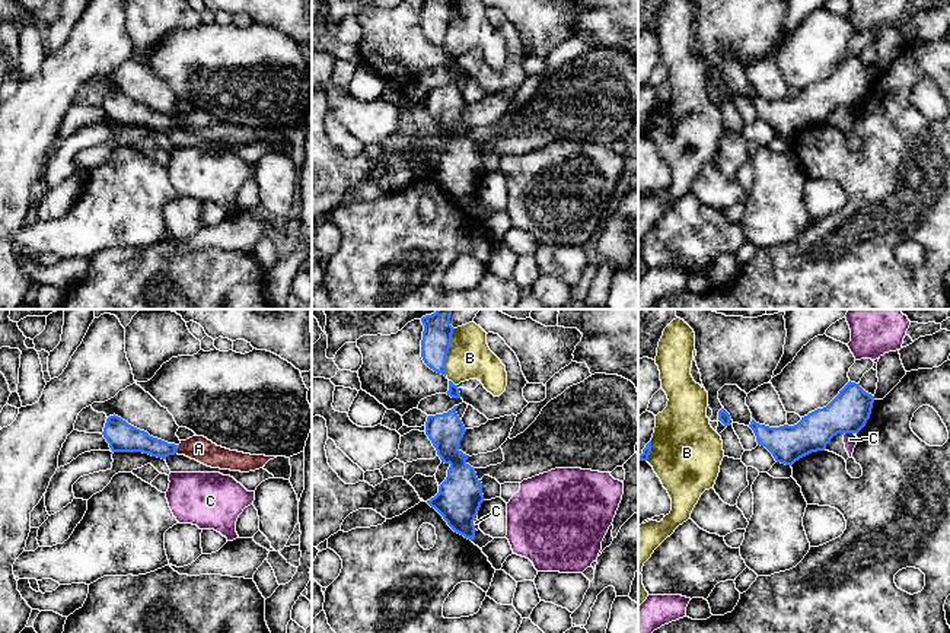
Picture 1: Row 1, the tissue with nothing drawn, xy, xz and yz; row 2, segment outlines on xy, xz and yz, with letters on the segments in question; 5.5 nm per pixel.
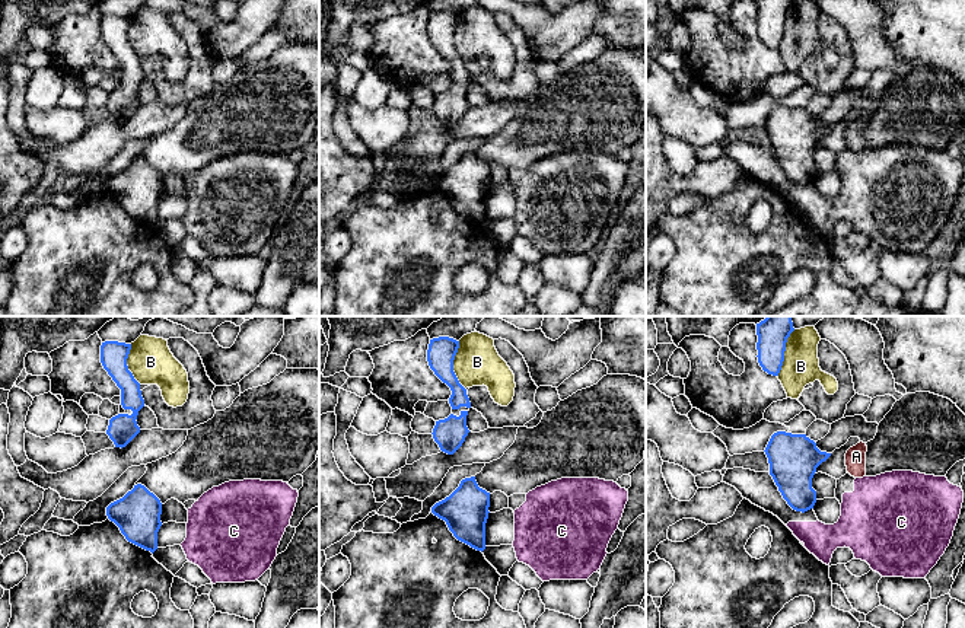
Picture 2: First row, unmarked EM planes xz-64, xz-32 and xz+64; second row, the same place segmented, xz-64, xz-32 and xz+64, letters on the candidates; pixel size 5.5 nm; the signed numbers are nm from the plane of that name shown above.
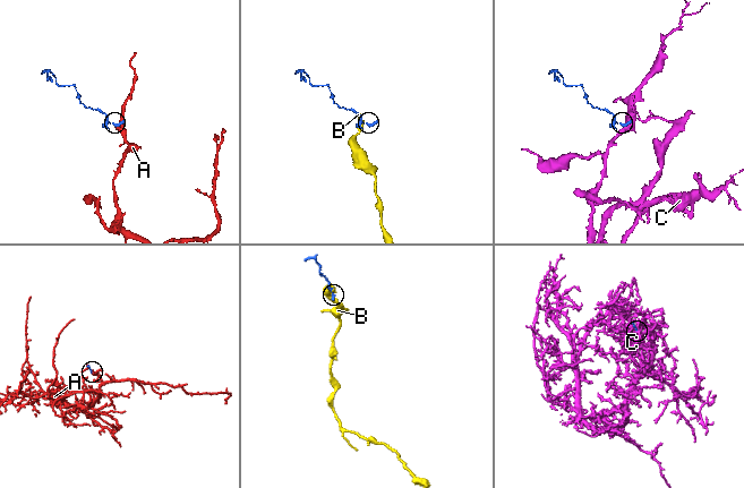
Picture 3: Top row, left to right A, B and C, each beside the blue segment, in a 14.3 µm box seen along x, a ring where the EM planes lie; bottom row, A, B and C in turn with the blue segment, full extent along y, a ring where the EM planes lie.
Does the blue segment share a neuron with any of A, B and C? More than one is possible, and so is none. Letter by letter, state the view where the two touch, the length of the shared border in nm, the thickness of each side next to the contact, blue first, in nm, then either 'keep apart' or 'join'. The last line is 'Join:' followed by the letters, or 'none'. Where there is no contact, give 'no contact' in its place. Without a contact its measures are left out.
A: meets blue in xy; contact 50 nm long; 140 nm thick on the blue side, 140 nm on the other; join
B: meets blue in xz; contact 280 nm long; 160 nm thick on the blue side, 240 nm on the other; keep apart
C: meets blue in yz; contact 50 nm long; 220 nm thick on the blue side, 80 nm on the other; keep apart
Join: A

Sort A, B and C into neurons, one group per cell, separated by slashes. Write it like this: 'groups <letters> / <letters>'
groups A / B / C

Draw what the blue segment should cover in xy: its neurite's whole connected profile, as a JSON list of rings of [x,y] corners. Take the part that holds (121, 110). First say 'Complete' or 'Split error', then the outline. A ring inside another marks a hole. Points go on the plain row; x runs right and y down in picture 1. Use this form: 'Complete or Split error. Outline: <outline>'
Split error. Outline: [[[118,89],[106,92],[103,111],[109,117],[112,125],[143,125],[152,130],[166,133],[169,128],[185,128],[207,140],[249,146],[265,140],[270,133],[277,130],[251,128],[217,120],[204,109],[192,109],[181,114],[179,118],[168,117],[162,112],[150,109]]]

